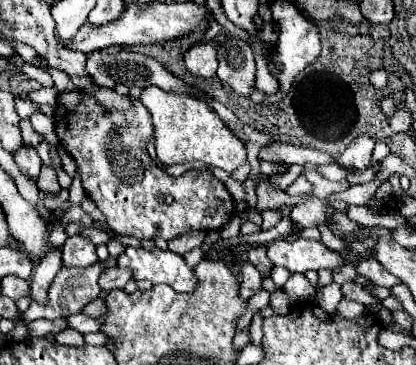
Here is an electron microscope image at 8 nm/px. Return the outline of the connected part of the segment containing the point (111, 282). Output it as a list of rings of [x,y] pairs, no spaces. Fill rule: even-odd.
[[[108,267],[104,269],[104,273],[100,275],[100,287],[104,291],[112,291],[112,289],[124,289],[124,285],[130,281],[130,273],[128,269],[120,269],[120,267]]]

